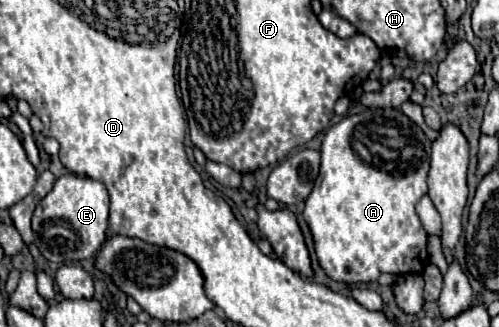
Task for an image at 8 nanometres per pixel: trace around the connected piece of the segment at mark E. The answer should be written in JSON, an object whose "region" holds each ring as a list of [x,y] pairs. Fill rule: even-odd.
{"region":[[[74,173],[56,179],[54,189],[40,201],[42,211],[32,215],[34,243],[40,253],[58,265],[92,259],[106,239],[108,229],[108,191],[100,181]]]}

